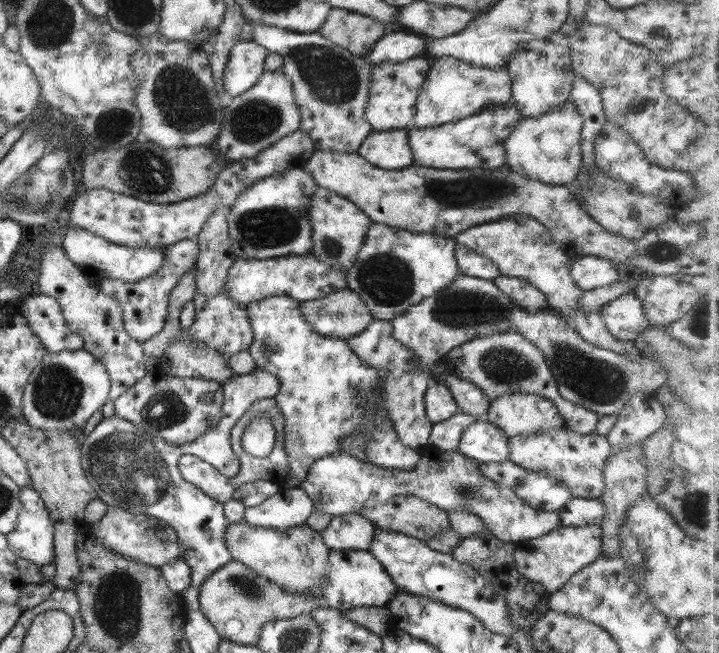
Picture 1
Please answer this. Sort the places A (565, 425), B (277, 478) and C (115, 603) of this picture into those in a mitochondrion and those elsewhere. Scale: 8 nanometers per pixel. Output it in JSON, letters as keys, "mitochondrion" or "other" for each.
{"A":"other","B":"other","C":"mitochondrion"}

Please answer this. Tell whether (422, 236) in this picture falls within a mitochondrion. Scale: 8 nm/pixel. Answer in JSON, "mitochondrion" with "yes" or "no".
{"mitochondrion":"no"}

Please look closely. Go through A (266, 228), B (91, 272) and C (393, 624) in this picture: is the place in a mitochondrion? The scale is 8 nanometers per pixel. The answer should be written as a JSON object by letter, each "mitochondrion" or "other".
{"A":"mitochondrion","B":"other","C":"other"}

